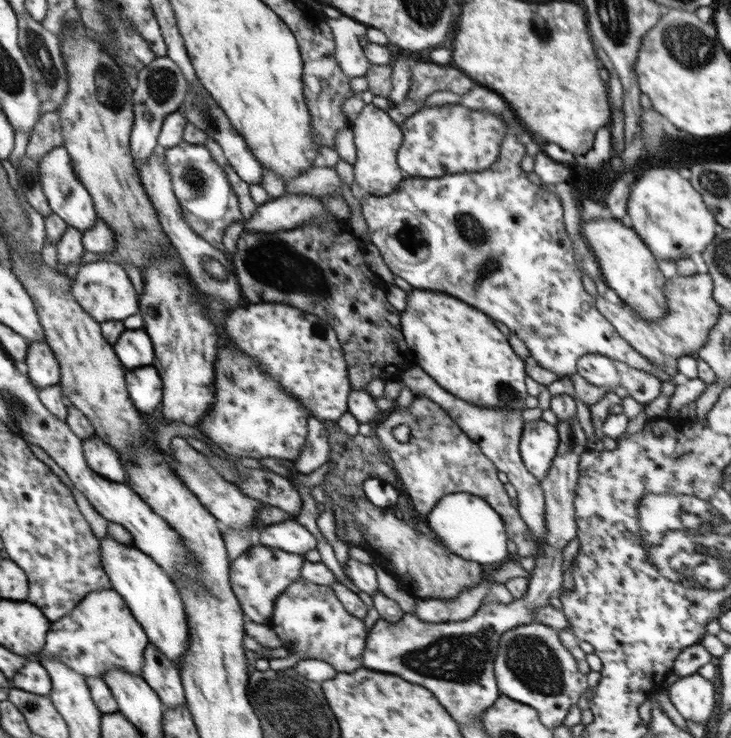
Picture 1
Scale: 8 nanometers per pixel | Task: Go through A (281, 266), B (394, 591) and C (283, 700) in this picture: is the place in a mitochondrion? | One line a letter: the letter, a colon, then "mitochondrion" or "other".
A: mitochondrion
B: other
C: mitochondrion

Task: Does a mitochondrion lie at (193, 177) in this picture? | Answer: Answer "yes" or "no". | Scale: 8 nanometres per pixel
yes

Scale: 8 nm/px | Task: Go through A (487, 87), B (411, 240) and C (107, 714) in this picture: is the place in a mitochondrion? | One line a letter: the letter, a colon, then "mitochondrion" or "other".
A: other
B: mitochondrion
C: other

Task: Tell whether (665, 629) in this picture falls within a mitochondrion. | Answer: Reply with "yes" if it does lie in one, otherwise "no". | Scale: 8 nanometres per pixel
no

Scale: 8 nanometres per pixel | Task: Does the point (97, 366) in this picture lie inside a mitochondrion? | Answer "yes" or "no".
no

